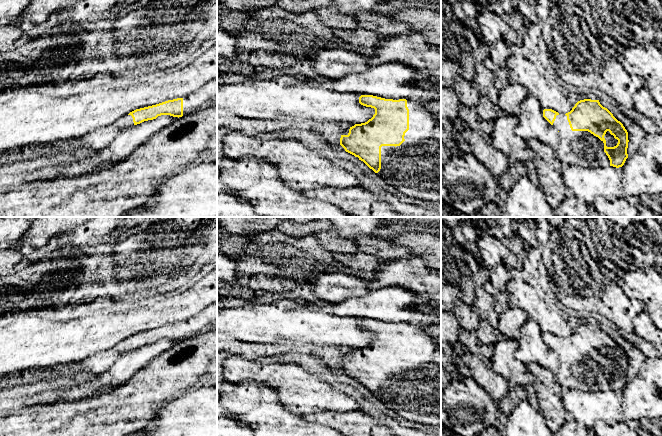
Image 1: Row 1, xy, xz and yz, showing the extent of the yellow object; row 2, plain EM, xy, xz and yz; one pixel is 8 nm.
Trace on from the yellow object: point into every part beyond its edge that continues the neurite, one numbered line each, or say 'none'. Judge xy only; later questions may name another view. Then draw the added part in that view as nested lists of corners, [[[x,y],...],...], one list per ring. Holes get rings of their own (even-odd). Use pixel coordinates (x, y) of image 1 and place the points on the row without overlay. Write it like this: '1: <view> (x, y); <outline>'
1: xy (195, 325); [[[217,303],[212,304],[196,316],[183,321],[183,339],[201,333],[205,326],[217,322]]]
2: xy (100, 362); [[[127,338],[112,348],[99,351],[79,362],[57,365],[46,369],[20,370],[0,377],[0,388],[35,382],[40,383],[42,381],[54,381],[61,378],[73,379],[77,373],[88,373],[96,376],[108,371],[121,354],[133,349],[132,340]]]

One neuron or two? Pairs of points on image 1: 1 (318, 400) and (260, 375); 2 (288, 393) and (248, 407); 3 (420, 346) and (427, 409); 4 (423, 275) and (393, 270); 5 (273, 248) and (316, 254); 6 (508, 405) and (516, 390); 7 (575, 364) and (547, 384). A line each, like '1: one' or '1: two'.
1: one
2: two
3: one
4: one
5: one
6: one
7: two

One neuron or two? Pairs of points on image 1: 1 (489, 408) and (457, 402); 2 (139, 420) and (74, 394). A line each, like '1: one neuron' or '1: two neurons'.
1: one neuron
2: two neurons

